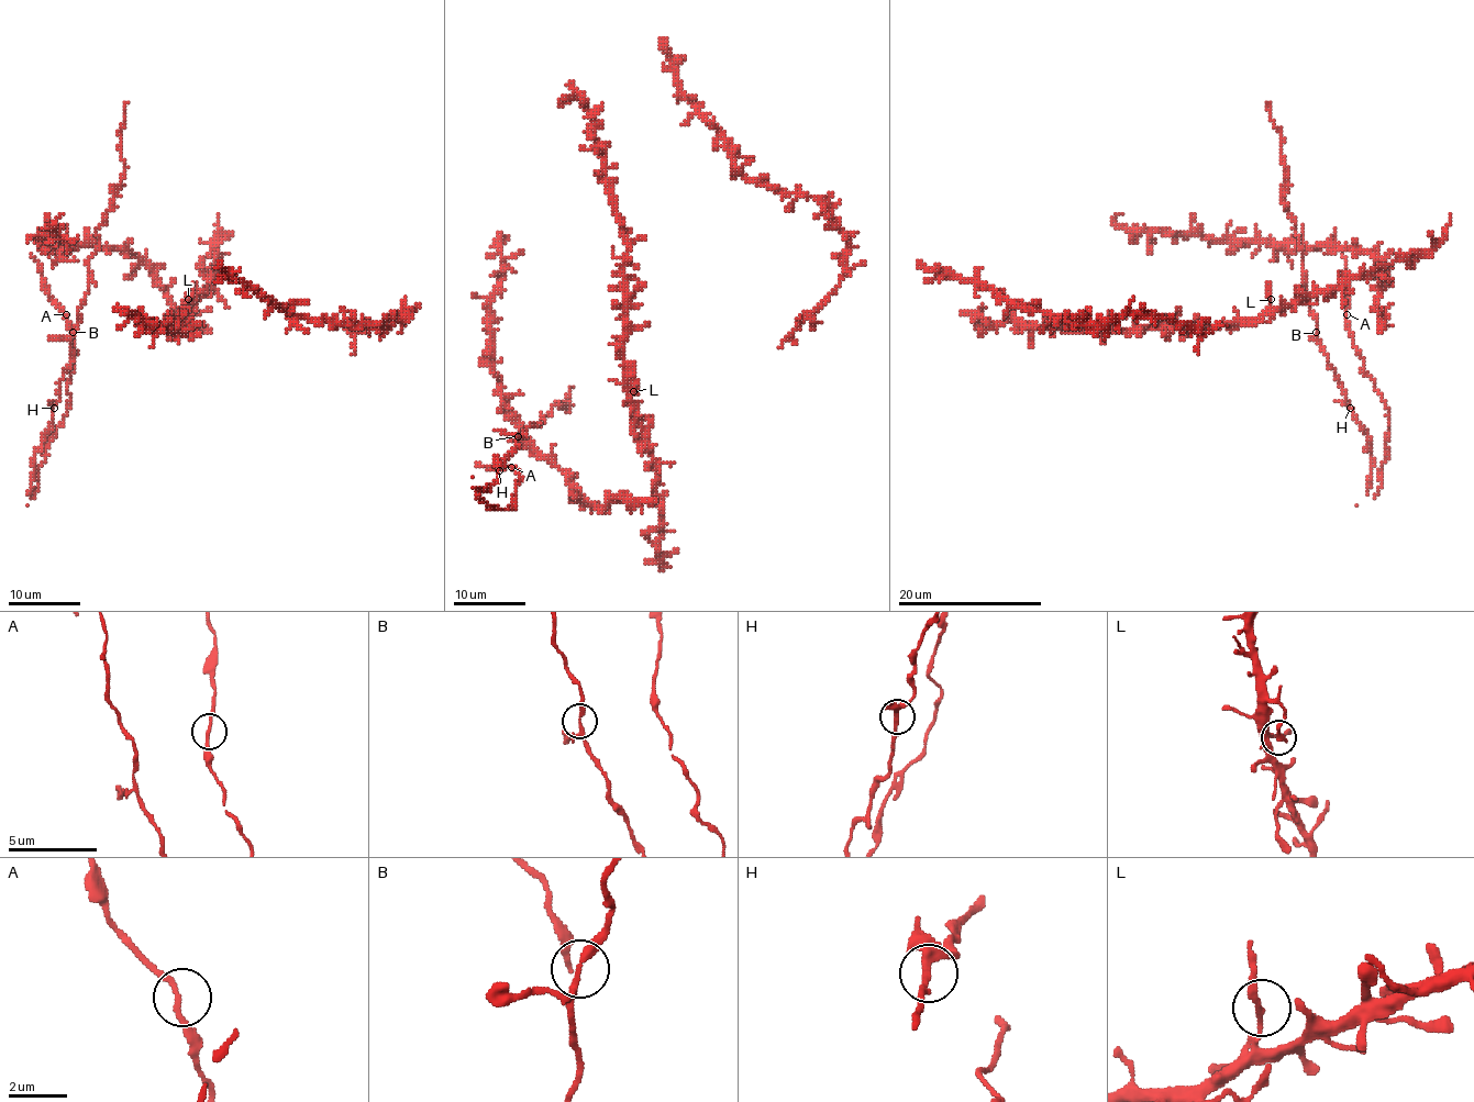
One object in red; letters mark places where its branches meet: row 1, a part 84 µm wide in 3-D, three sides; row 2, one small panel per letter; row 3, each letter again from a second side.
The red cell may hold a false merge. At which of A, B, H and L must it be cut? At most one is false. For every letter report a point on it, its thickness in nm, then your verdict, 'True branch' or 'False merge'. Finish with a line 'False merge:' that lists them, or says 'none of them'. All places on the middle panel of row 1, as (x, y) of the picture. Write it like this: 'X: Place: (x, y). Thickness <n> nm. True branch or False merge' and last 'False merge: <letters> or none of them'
A: Place: (511, 467). Thickness 180 nm. True branch
B: Place: (518, 436). Thickness 190 nm. True branch
H: Place: (499, 470). Thickness 200 nm. True branch
L: Place: (633, 391). Thickness 190 nm. True branch
False merge: none of them

